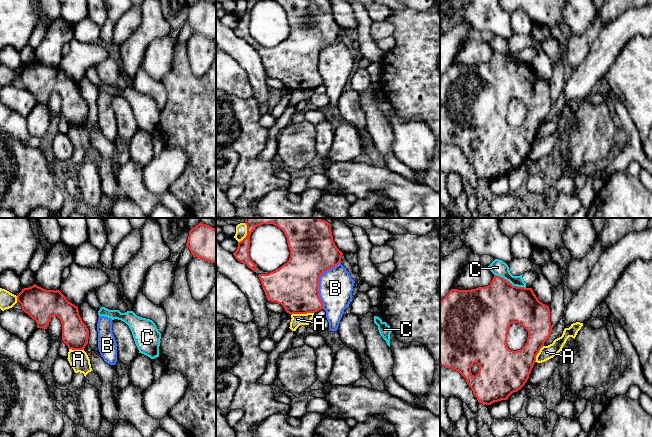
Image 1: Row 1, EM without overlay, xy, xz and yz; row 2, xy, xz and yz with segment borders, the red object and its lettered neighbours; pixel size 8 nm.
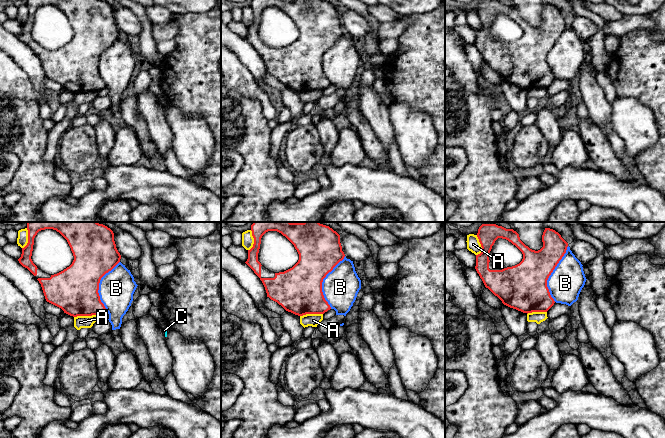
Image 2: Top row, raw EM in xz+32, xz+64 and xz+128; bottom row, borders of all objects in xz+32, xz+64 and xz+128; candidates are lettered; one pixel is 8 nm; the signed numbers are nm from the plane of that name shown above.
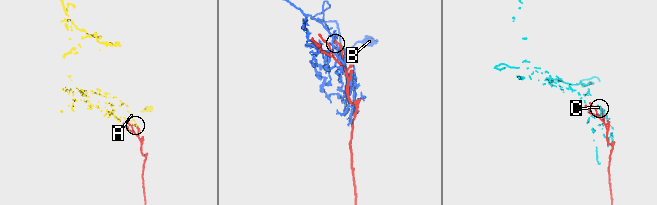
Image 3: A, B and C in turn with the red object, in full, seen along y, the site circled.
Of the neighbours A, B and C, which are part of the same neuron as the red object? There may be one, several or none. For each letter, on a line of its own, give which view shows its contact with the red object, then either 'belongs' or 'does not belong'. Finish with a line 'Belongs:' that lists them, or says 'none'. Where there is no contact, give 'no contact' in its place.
A: contact in xz; does not belong
B: contact in xz; does not belong
C: contact in yz; does not belong
Belongs: none

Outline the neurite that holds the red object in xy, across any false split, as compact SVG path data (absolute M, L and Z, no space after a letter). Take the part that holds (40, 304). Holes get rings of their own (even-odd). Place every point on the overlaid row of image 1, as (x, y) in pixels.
M36 284L24 288L17 295L17 302L22 306L22 311L27 313L37 323L37 328L47 329L50 319L57 316L62 324L62 340L72 350L84 350L88 344L89 330L82 321L78 307L69 302L59 290L46 290Z

